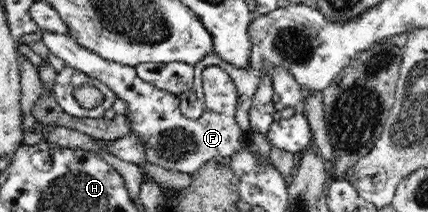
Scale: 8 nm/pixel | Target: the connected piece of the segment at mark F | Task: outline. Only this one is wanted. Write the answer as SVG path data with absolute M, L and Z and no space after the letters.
M41 31L42 41L48 49L64 60L65 66L78 72L86 73L108 86L114 91L114 96L128 104L127 117L130 120L133 135L146 140L144 152L145 161L150 165L158 165L164 169L172 169L190 176L204 163L215 161L220 165L230 166L230 158L241 153L249 145L249 131L241 130L237 125L237 88L229 73L220 67L206 67L202 71L202 82L206 109L200 119L185 117L179 110L179 99L171 92L156 88L144 82L138 76L135 67L129 67L115 61L108 61L98 54L86 49L69 34L60 32Z

